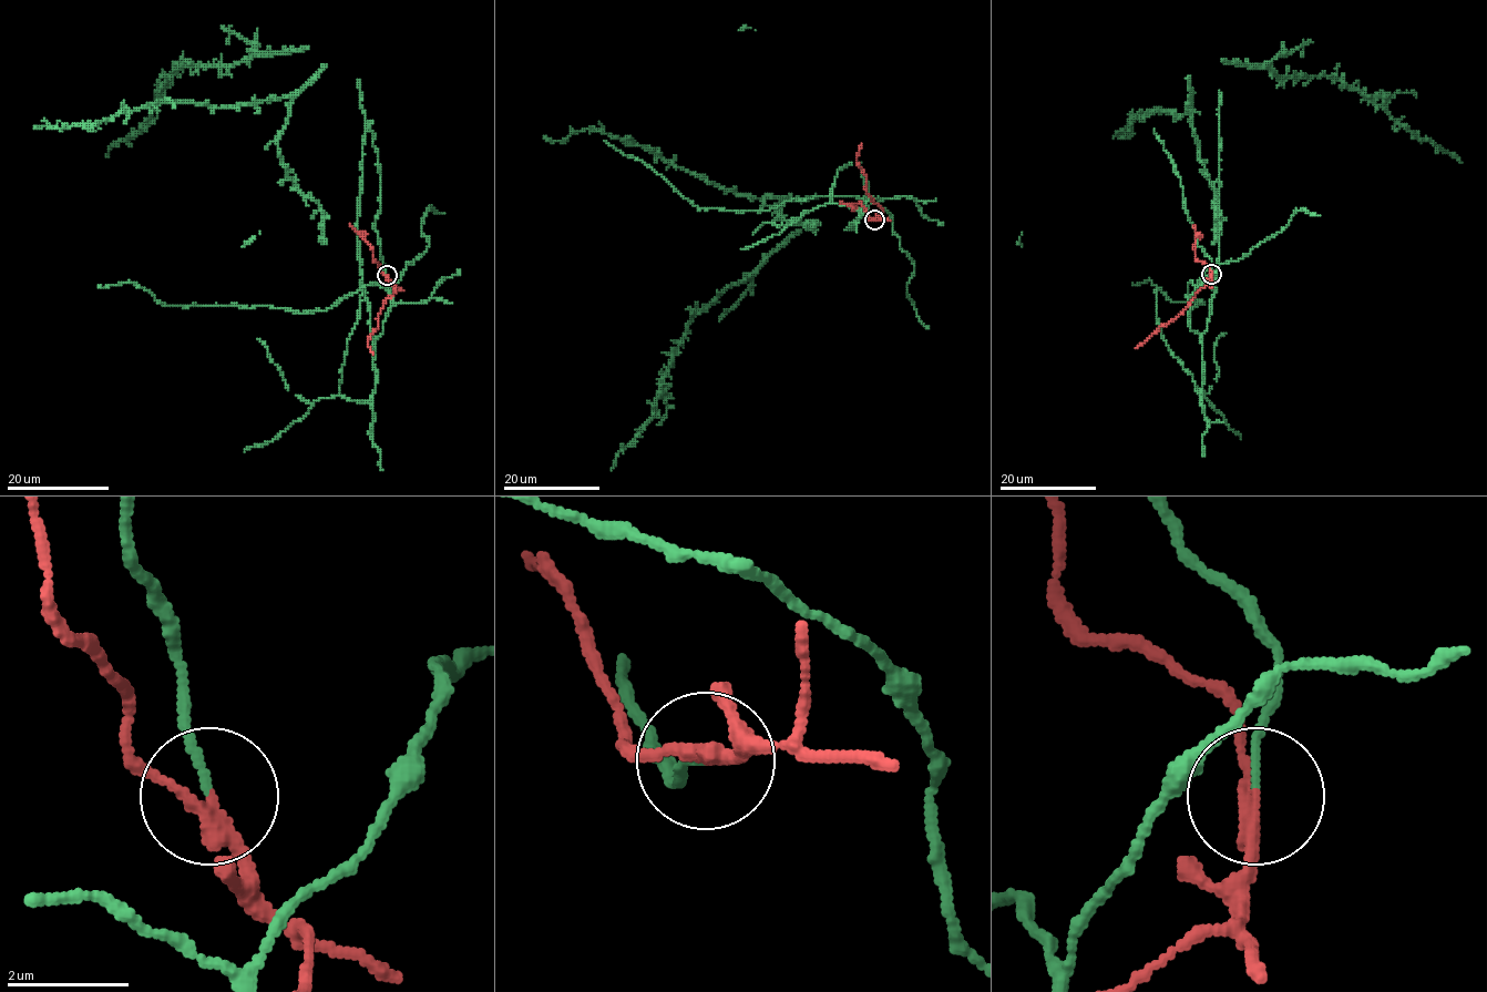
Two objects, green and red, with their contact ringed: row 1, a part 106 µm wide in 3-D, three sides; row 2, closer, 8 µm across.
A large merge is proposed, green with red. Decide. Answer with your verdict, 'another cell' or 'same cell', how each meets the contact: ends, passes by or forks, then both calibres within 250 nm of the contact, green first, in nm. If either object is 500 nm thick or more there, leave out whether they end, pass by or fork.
another cell; green ends there; red passes by; 110 nm thick on the green side, 240 nm on the other

